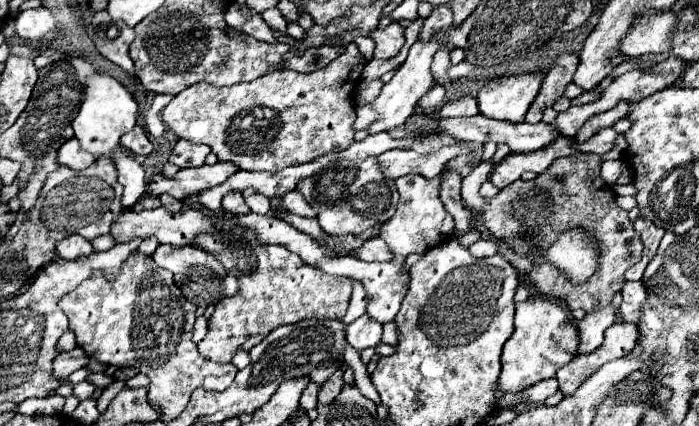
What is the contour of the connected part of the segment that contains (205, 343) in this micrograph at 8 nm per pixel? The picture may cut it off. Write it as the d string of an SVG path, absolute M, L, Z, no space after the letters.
M249 228L207 232L207 236L197 236L191 246L211 252L219 262L223 262L225 270L239 280L237 294L215 306L207 336L199 342L199 352L207 360L231 362L233 354L249 336L267 336L283 324L295 324L305 318L341 320L347 312L353 290L347 278L329 276L319 272L319 268L311 268L283 246L259 244L255 232Z

